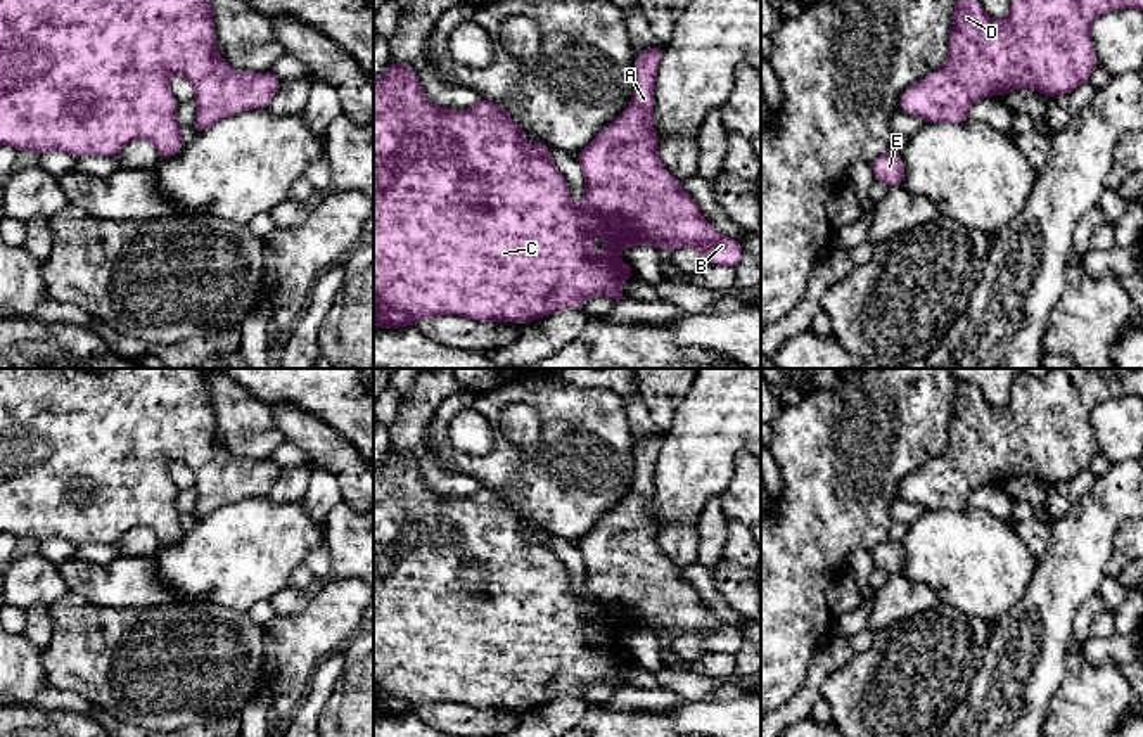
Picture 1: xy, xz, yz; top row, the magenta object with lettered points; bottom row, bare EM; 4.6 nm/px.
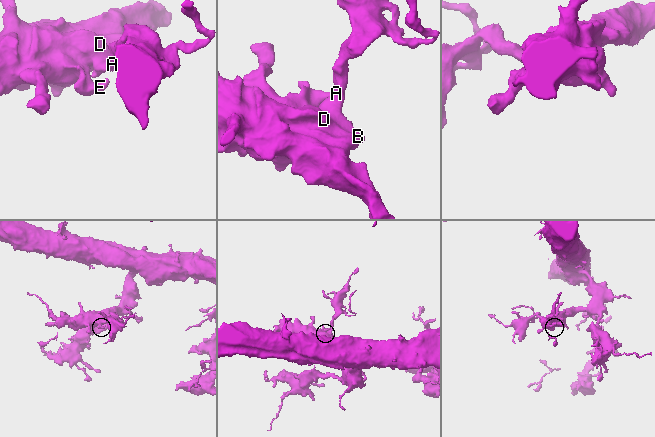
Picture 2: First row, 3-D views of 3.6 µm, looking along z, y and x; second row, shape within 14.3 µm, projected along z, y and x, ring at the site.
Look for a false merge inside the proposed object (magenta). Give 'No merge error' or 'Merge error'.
No merge error

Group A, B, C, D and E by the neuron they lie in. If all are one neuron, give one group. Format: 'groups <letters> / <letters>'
groups A B C D E

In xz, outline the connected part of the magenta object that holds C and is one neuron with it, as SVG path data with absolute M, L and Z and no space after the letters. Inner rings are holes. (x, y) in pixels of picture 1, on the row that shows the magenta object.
M655 45L635 57L629 106L576 154L584 173L584 197L578 208L567 180L548 156L552 147L526 133L505 107L477 99L467 111L441 109L425 97L410 67L391 61L386 74L374 78L374 325L391 330L443 315L526 325L562 308L583 310L588 296L626 299L619 287L635 272L617 253L642 244L669 253L692 246L707 265L737 266L744 256L740 240L721 235L661 164L661 138L652 118L662 50ZM586 230L607 242L605 254L595 254Z

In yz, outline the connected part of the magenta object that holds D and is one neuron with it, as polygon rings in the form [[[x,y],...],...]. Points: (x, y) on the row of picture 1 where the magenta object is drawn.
[[[956,0],[944,66],[910,87],[899,109],[925,123],[967,123],[970,106],[987,95],[1003,97],[1020,88],[1034,88],[1048,99],[1069,95],[1088,83],[1098,66],[1091,22],[1117,9],[1143,12],[1143,0],[1012,0],[1005,21],[991,19],[979,0]]]

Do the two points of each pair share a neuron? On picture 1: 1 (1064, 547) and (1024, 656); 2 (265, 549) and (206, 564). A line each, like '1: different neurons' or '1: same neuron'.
1: same neuron
2: same neuron

